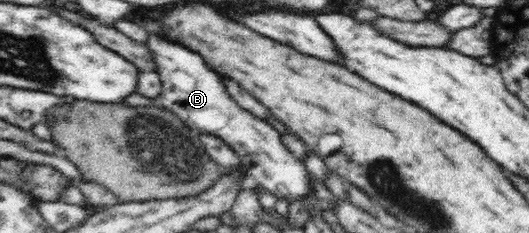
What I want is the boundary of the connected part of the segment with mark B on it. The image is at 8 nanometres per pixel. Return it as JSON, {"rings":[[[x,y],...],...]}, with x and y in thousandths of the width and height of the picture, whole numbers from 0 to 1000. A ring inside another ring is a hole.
{"rings":[[[282,142],[282,167],[274,176],[276,197],[293,232],[297,262],[295,305],[301,313],[306,343],[306,386],[301,408],[299,446],[312,472],[323,472],[331,494],[338,498],[355,549],[376,558],[380,575],[399,575],[414,588],[429,622],[440,635],[440,648],[452,670],[454,695],[463,725],[463,742],[478,751],[490,785],[490,798],[499,803],[524,845],[524,858],[543,858],[546,876],[569,867],[577,845],[584,845],[588,815],[588,755],[577,704],[563,674],[546,648],[546,635],[529,605],[529,575],[505,528],[478,494],[473,476],[459,468],[433,408],[429,378],[422,361],[418,322],[403,305],[376,227],[346,202],[346,193],[323,193],[319,167],[312,167],[301,142]]]}

